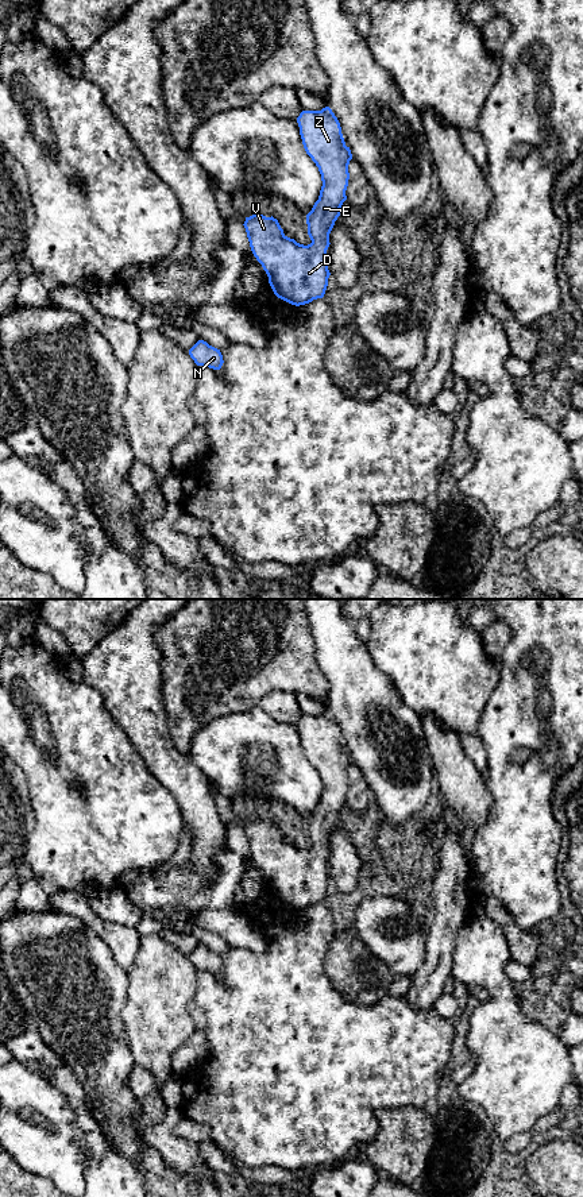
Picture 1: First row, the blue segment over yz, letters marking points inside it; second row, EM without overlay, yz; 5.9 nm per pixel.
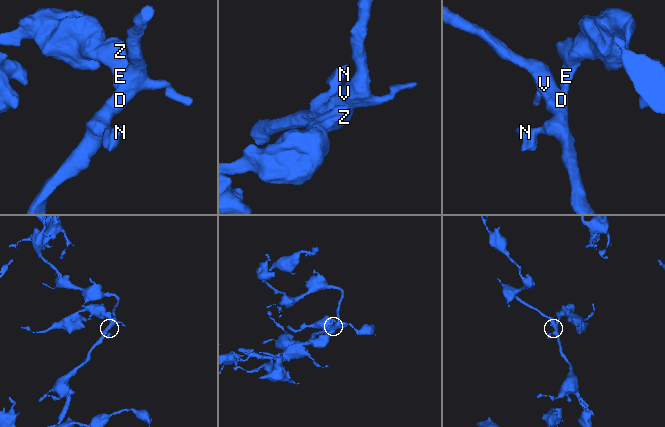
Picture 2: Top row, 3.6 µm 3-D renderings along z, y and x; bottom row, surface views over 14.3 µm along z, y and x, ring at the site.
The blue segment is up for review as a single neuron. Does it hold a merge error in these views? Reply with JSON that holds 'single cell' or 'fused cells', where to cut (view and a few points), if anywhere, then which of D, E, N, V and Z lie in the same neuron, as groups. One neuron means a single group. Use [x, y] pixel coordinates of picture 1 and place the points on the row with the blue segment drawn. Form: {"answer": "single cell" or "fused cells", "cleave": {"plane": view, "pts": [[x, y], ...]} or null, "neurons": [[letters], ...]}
{"answer": "single cell", "cleave": null, "neurons": [["D", "E", "N", "V", "Z"]]}

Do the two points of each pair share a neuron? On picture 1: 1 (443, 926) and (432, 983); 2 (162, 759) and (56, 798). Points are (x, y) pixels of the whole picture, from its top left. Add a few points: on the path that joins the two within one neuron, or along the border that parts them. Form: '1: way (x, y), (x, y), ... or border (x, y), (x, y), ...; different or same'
1: way (440, 939), (435, 969); same
2: border (128, 737), (149, 771), (166, 788); different

